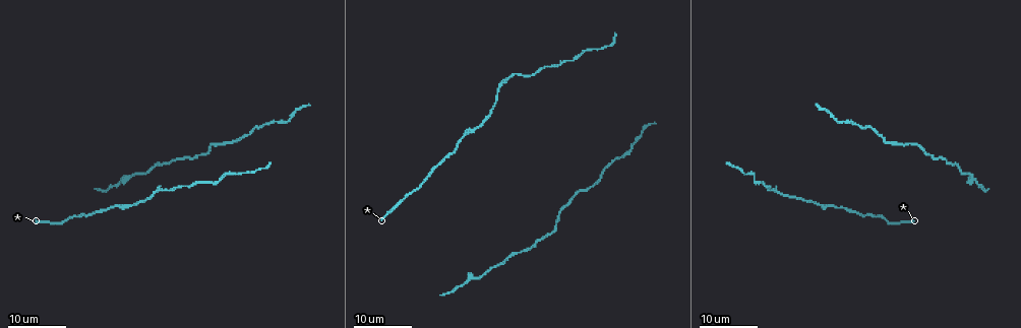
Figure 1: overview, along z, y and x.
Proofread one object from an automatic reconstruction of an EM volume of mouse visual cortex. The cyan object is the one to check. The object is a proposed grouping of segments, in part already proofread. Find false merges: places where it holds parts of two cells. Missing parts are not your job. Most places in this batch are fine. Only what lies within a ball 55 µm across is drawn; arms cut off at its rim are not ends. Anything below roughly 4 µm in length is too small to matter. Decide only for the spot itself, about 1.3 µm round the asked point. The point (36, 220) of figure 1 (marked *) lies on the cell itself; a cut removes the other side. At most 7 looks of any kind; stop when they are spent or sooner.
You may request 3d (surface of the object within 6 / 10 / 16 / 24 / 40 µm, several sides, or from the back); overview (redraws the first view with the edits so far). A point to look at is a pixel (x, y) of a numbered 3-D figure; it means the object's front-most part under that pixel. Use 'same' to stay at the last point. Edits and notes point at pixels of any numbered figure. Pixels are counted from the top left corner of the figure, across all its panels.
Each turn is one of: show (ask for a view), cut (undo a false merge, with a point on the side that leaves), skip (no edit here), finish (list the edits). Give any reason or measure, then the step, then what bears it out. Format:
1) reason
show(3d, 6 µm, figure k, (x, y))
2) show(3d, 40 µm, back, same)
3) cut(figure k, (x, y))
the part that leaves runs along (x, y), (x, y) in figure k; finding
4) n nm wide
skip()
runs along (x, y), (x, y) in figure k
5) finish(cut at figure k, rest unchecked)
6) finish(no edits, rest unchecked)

thick turns thin
show(3d, 16 µm, figure 1, (131, 206))

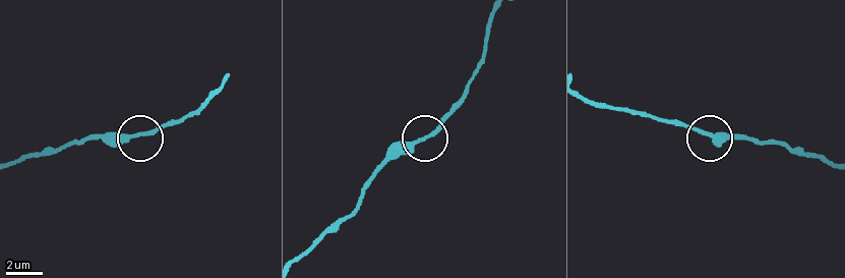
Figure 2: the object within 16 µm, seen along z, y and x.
show(3d, 6 µm, figure 2, (132, 137))

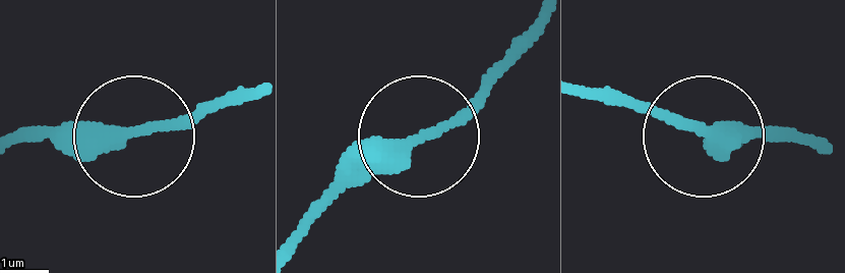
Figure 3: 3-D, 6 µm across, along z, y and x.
skip()
runs along (809, 146), (705, 138), (631, 105) in figure 3; all the same cell

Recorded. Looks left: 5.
show(3d, 24 µm, figure 1, (530, 76))

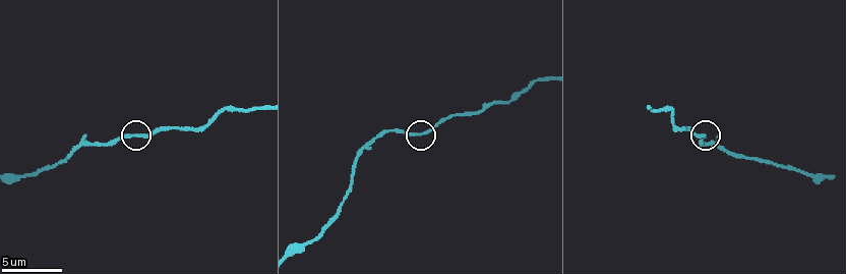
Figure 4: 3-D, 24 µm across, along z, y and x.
show(3d, 10 µm, figure 4, (420, 135))

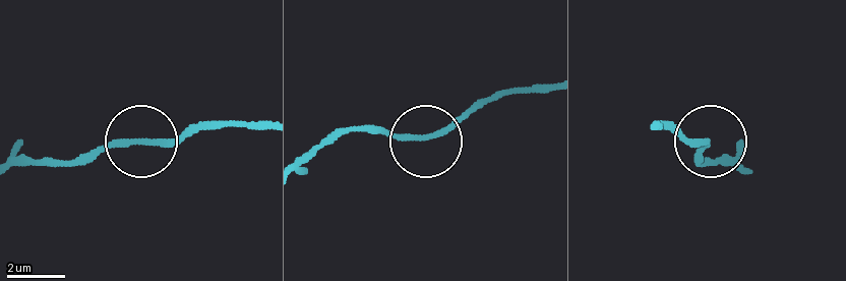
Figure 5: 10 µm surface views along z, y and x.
skip()
runs along (301, 166), (360, 126), (425, 138), (481, 107) in figure 5; all the same cell

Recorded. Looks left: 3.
thick turns thin
show(3d, 10 µm, figure 4, (660, 109))

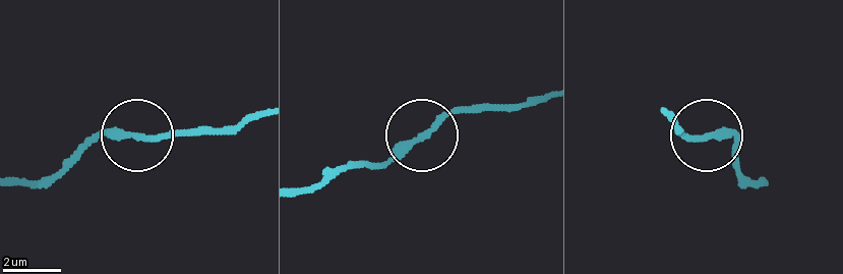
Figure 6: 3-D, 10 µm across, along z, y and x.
210 nm wide
skip()
runs along (11, 182), (55, 178), (106, 139), (191, 131) in figure 6; all the same cell

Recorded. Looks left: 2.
calibre changes
show(3d, 16 µm, figure 1, (631, 151))

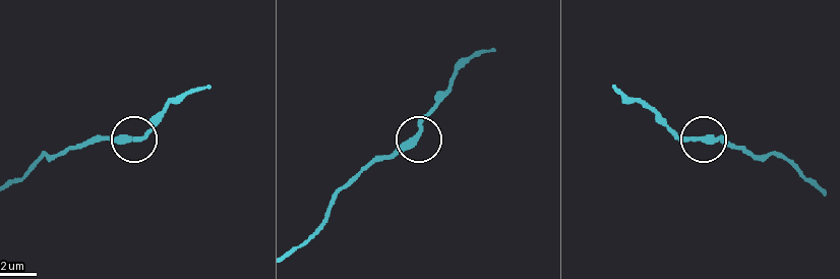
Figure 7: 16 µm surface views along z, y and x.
closer look
show(3d, 10 µm, figure 7, (415, 135))

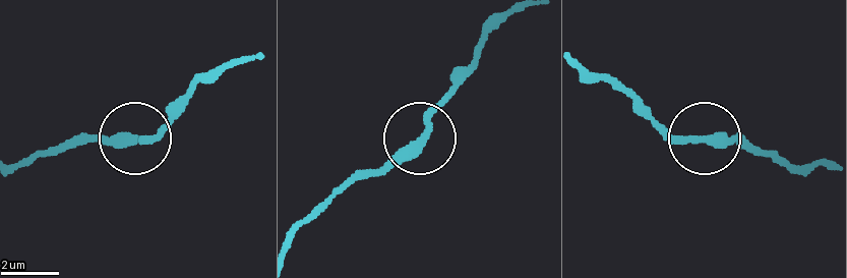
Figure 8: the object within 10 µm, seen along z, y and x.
skip()
one cell here

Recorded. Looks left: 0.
finish(no edits, rest unchecked)

